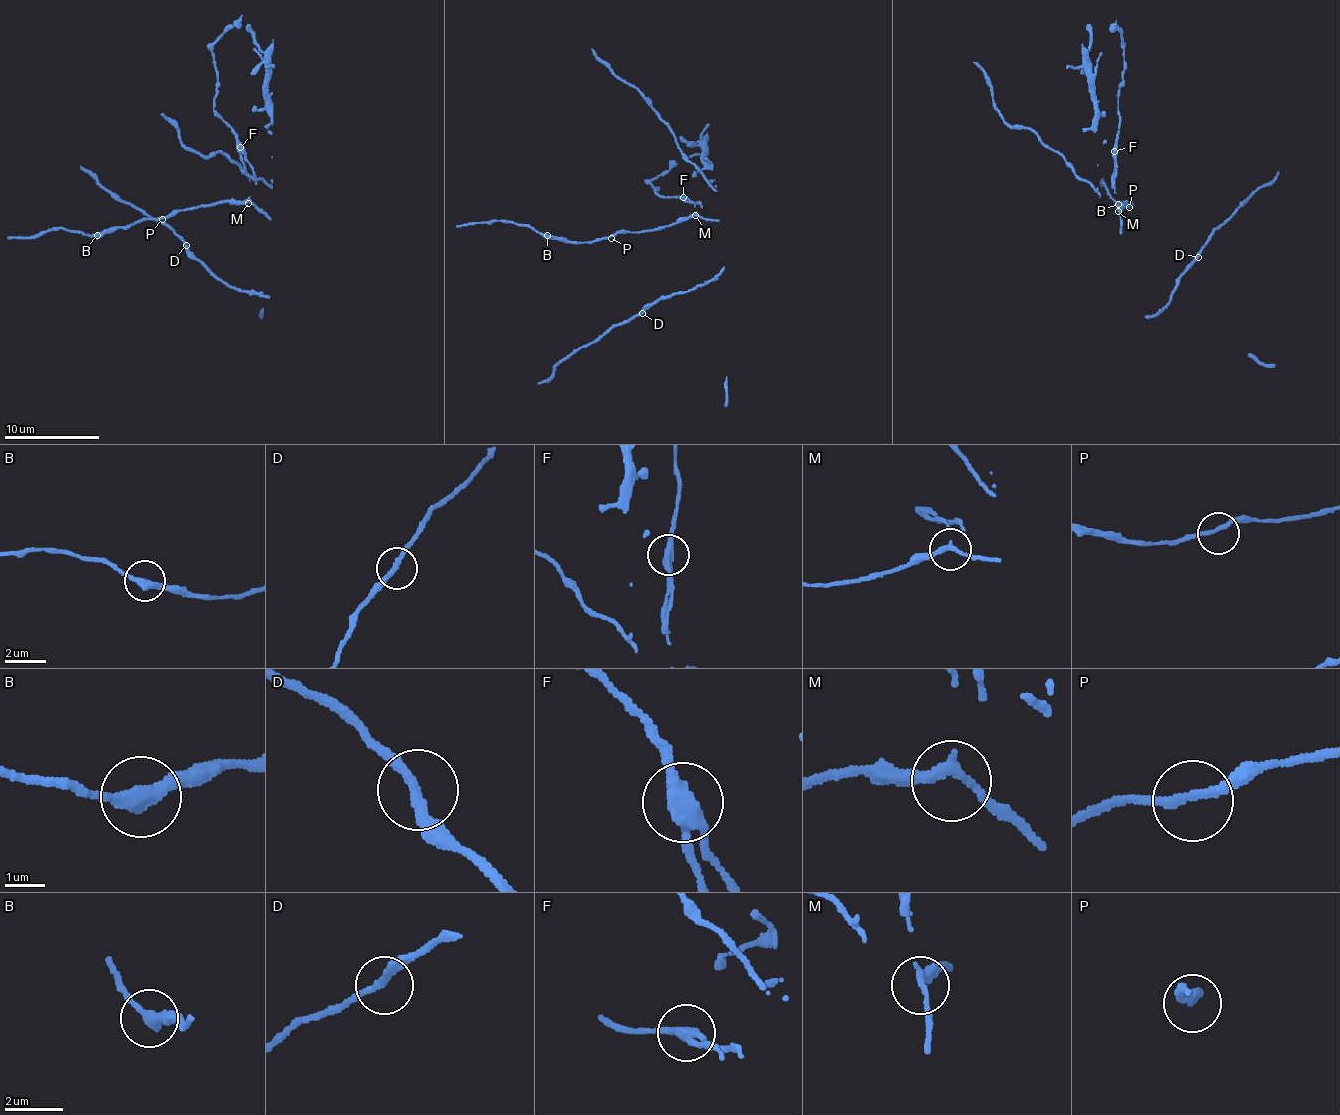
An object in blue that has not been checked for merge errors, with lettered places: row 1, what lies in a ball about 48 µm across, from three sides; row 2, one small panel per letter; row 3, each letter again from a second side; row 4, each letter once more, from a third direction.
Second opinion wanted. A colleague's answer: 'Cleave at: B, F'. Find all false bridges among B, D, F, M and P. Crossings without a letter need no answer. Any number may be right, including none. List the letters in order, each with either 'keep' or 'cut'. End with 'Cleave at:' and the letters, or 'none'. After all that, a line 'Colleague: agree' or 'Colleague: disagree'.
B: keep
D: keep
F: cut
M: keep
P: keep
Cleave at: F
Colleague: disagree

